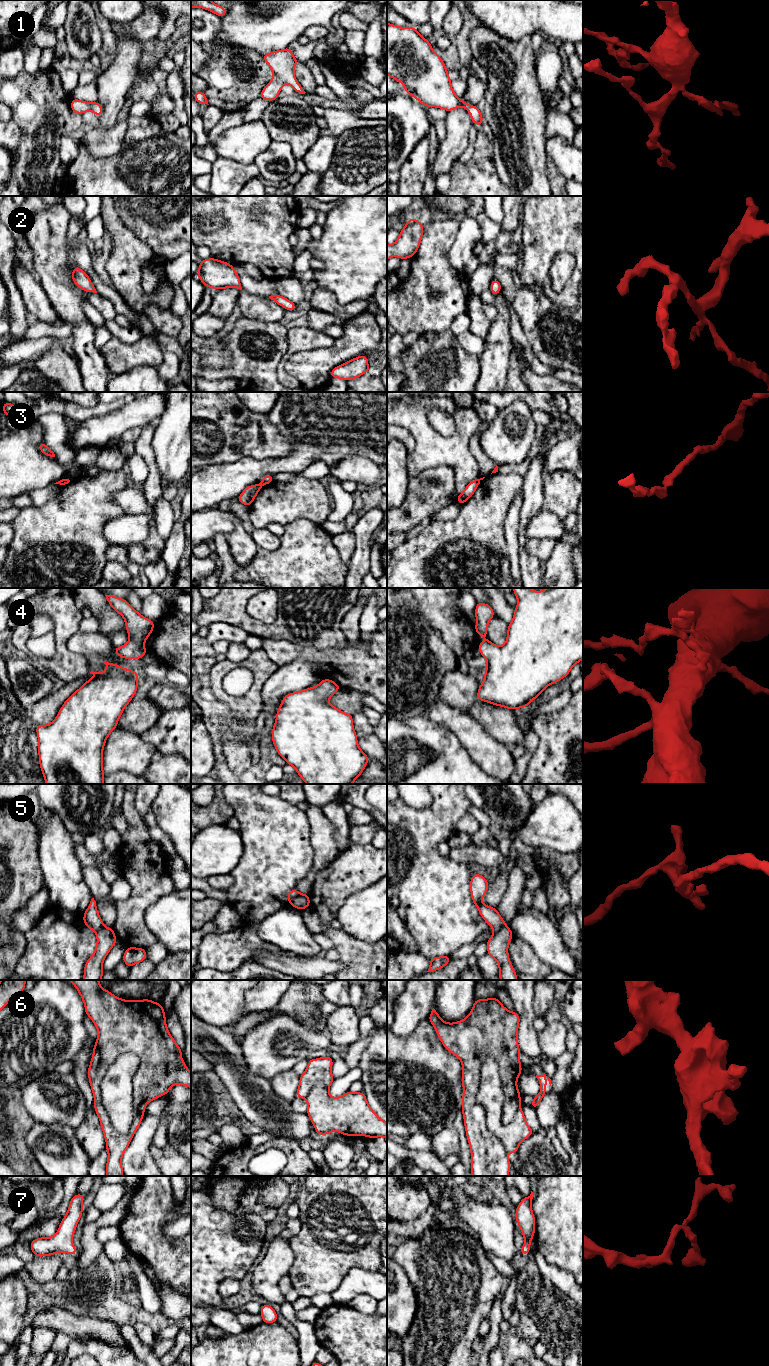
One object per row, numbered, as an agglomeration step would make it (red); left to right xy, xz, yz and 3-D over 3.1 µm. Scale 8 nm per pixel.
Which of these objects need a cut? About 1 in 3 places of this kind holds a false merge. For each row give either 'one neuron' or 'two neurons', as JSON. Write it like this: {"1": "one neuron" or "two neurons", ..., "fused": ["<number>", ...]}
{"1": "one neuron", "2": "one neuron", "3": "two neurons", "4": "one neuron", "5": "two neurons", "6": "one neuron", "7": "one neuron", "fused": ["3", "5"]}

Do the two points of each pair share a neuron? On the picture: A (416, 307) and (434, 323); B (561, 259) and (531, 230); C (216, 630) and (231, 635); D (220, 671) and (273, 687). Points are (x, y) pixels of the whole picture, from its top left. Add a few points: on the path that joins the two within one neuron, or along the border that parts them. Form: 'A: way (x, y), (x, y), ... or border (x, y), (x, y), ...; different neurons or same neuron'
A: way (420, 310), (430, 319); same neuron
B: border (569, 252), (559, 252), (554, 257), (549, 276); different neurons
C: way (220, 630), (227, 632); same neuron
D: border (279, 666), (263, 686), (261, 699), (264, 708); different neurons

